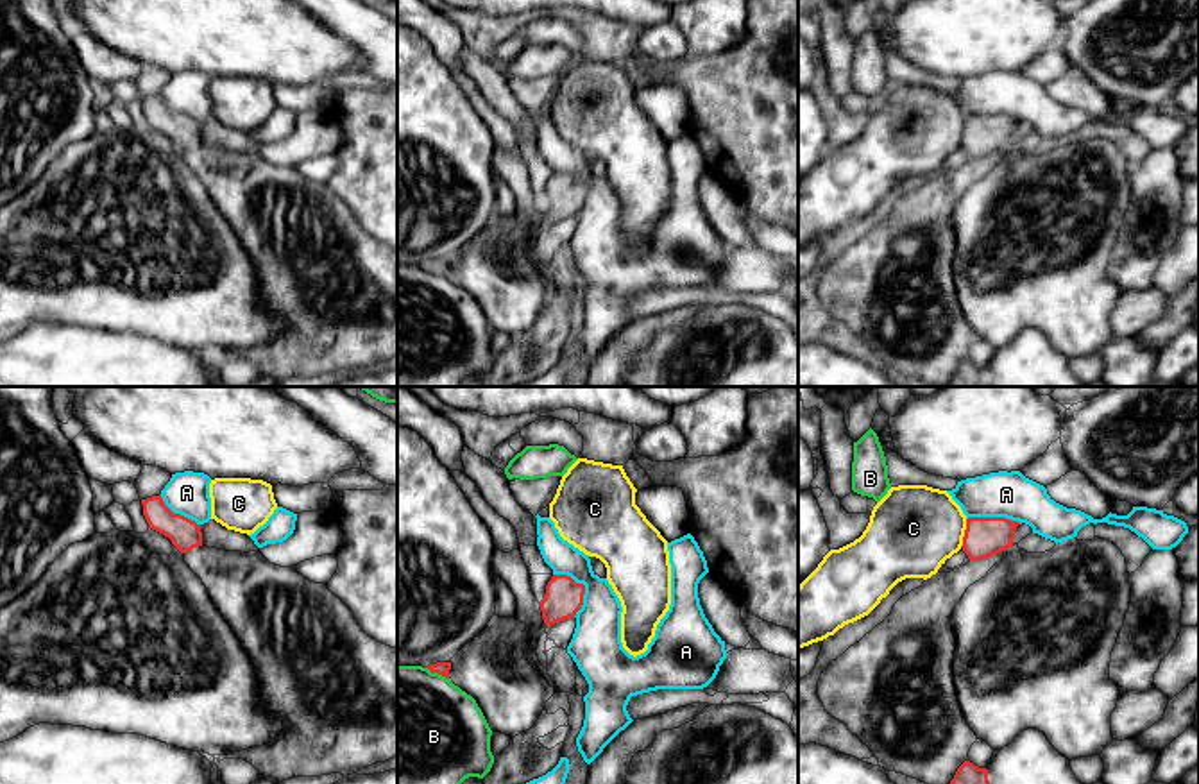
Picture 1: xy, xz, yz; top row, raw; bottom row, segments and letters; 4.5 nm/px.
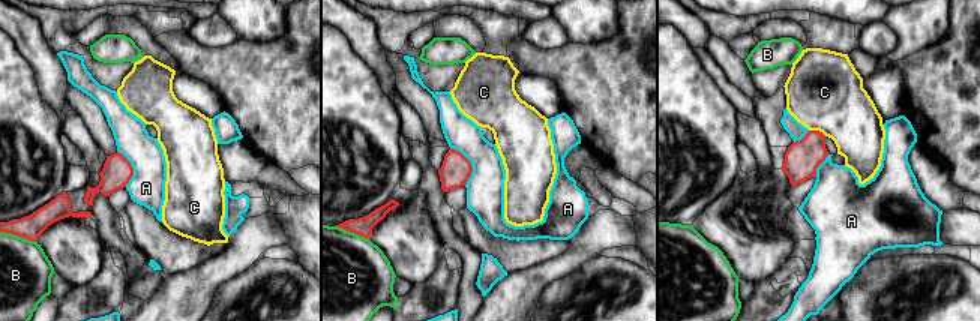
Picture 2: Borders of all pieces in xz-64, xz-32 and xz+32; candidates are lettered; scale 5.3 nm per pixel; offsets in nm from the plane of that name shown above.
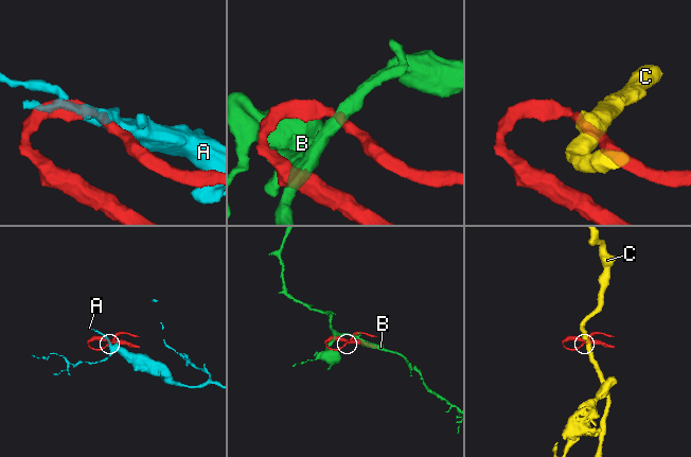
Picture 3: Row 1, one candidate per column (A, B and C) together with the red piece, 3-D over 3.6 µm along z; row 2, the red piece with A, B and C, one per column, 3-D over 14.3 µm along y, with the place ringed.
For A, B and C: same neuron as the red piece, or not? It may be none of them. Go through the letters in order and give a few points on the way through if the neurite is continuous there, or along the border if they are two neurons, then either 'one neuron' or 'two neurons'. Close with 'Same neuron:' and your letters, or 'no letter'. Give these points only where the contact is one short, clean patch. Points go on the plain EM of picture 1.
A: border xz (553, 172), (564, 172), (584, 185), (584, 203), (575, 215); two neurons
B: two neurons
C: border yz (967, 119), (960, 145); two neurons
Same neuron: no letter

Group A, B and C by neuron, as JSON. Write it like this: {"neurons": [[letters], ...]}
{"neurons": [["A"], ["B"], ["C"]]}

